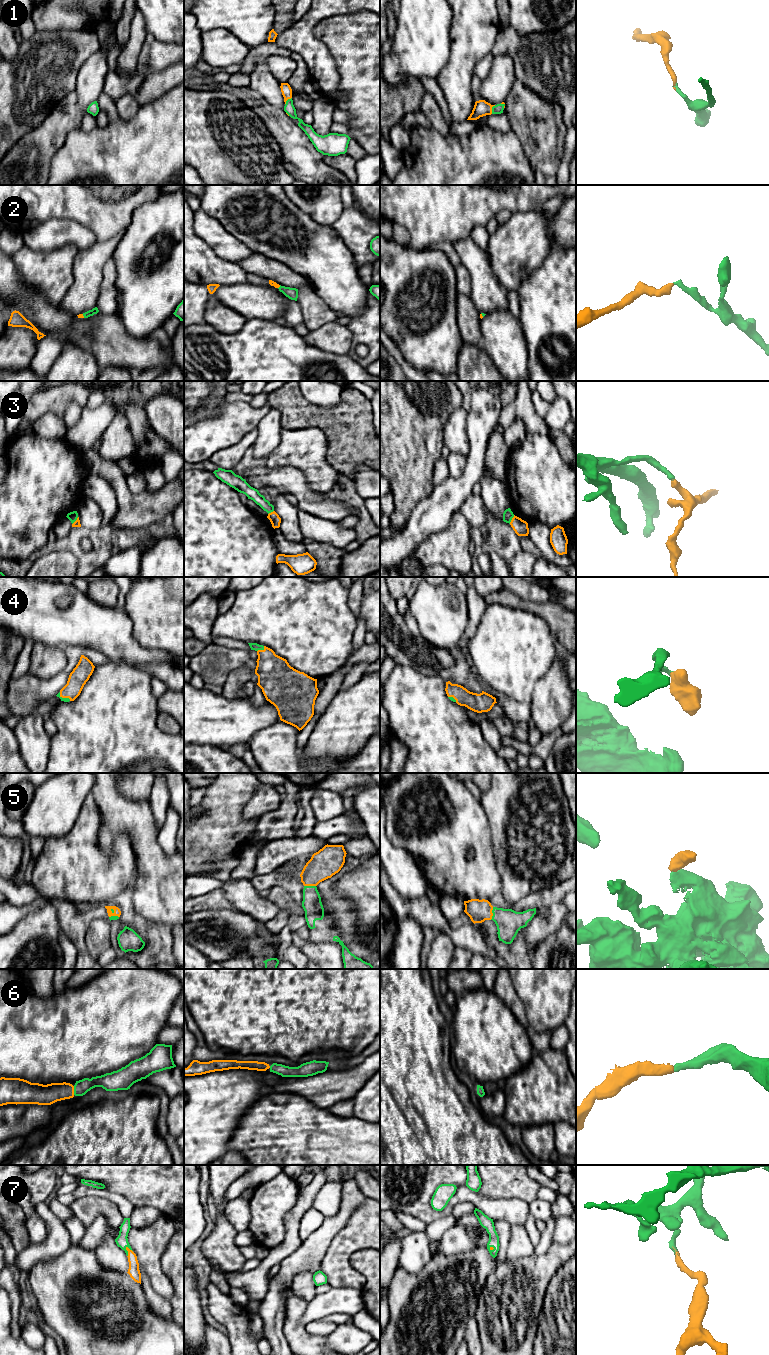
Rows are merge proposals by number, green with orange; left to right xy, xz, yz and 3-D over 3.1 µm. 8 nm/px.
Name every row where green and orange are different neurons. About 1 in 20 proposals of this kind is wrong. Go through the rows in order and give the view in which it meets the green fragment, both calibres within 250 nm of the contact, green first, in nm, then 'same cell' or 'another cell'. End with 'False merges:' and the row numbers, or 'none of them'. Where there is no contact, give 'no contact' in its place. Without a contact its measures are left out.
1: yz | 80/130 nm | same cell
2: xy | 50/30 nm | same cell
3: yz | 80/120 nm | another cell
4: xz | 60/280 nm | same cell
5: yz | 200/180 nm | same cell
6: xy | 120/160 nm | same cell
7: xy | 100/90 nm | same cell
False merges: 3

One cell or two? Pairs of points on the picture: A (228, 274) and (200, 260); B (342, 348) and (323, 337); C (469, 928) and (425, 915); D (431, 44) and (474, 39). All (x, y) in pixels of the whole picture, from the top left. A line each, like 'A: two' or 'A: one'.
A: one
B: one
C: one
D: two

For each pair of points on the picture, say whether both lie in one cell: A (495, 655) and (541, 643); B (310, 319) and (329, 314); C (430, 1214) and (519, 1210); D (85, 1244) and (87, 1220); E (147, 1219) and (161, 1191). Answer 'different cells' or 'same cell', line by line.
A: same cell
B: same cell
C: same cell
D: different cells
E: different cells

